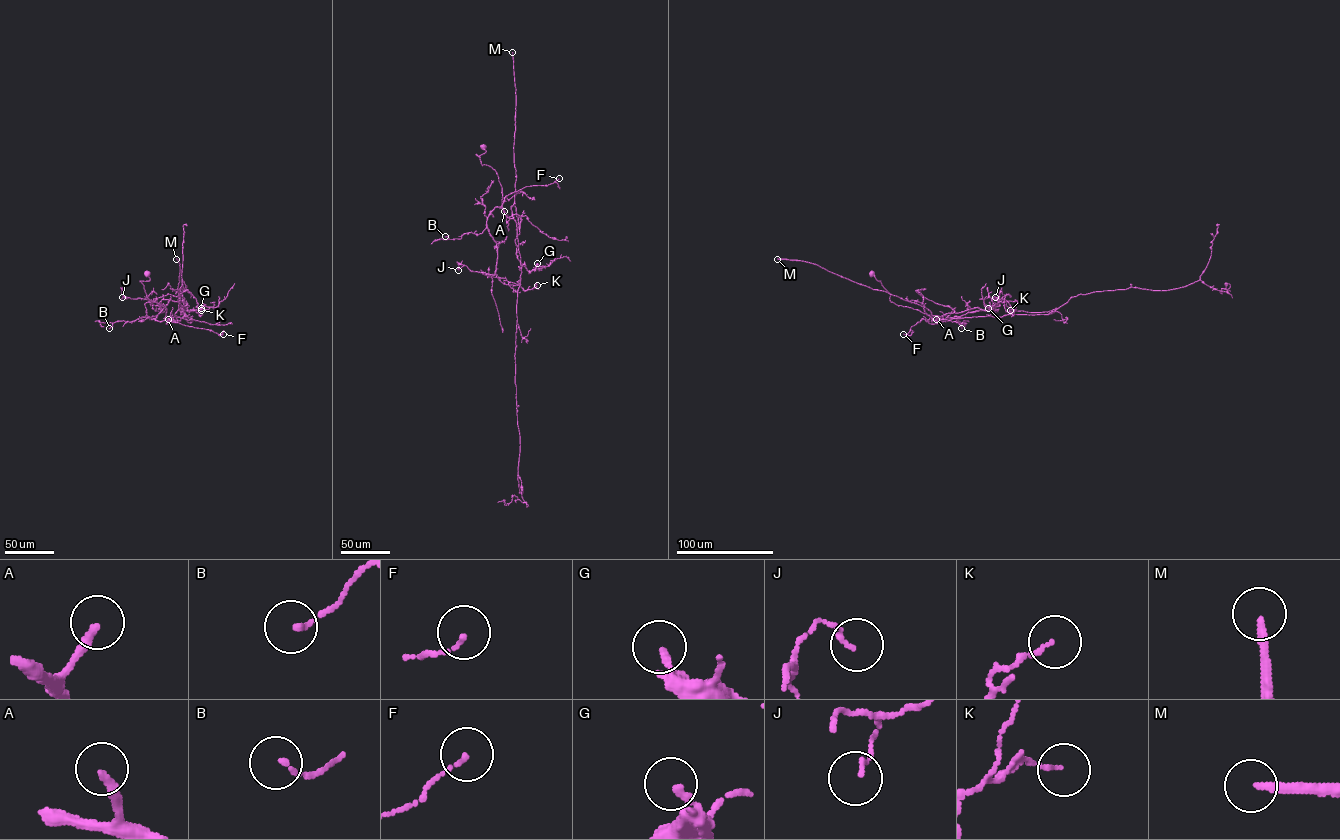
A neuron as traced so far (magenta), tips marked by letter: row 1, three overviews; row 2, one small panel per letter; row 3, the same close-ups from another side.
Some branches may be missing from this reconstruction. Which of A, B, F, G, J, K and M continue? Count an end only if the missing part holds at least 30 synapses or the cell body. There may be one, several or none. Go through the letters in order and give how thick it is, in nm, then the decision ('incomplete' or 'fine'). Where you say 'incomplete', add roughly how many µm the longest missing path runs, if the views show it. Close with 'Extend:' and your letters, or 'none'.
A: calibre 240 nm; incomplete; missing 70 µm
B: calibre 140 nm; fine
F: calibre 110 nm; fine
G: calibre 200 nm; fine
J: calibre 110 nm; fine
K: calibre 100 nm; fine
M: calibre 200 nm; incomplete; missing 400 µm
Extend: A, M

